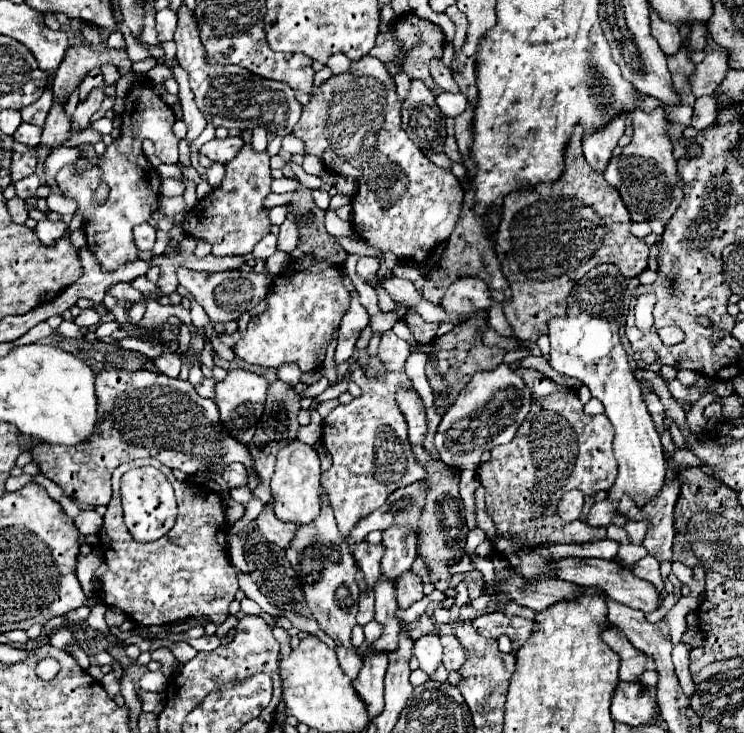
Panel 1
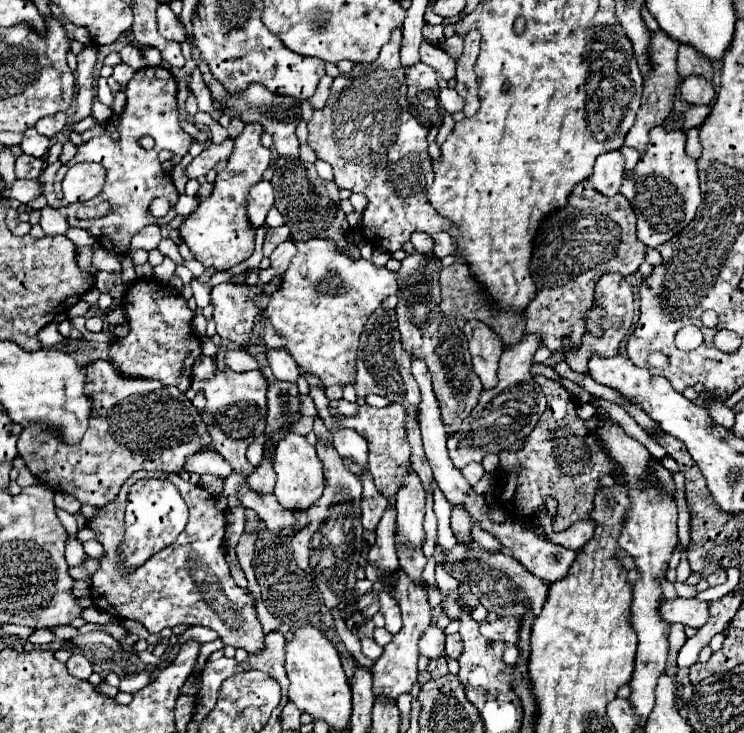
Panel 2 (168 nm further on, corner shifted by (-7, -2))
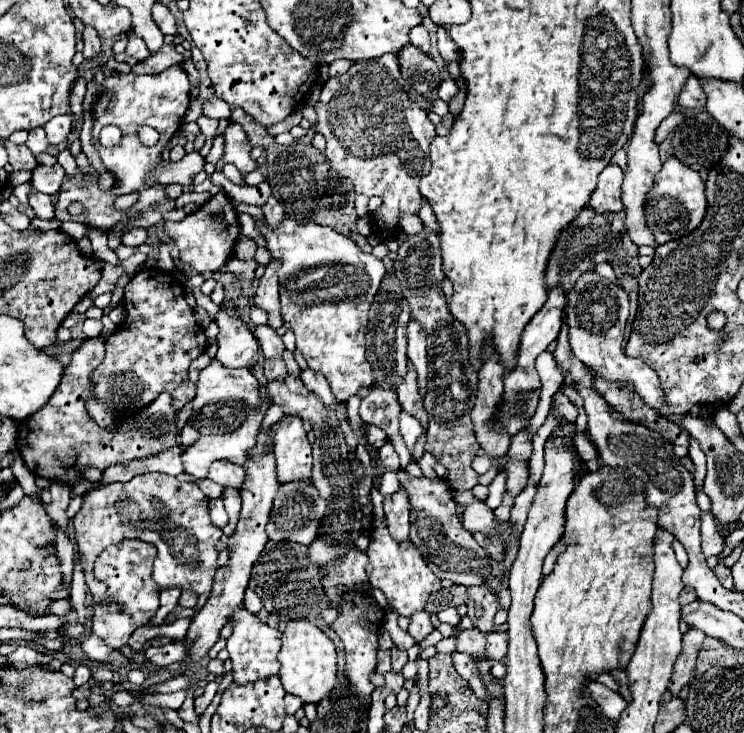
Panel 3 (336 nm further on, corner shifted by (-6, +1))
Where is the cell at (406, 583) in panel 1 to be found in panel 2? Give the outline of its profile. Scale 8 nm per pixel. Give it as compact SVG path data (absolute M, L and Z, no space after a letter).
M398 545L398 559L400 559L400 567L404 569L404 573L416 585L424 585L422 571L426 565L426 557L424 557L422 549L404 549L404 545Z

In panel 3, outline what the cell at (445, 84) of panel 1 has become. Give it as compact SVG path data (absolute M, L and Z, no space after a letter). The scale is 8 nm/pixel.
M423 24L415 26L409 36L411 36L411 44L413 44L415 48L419 48L419 50L423 50L423 52L429 52L429 32L425 30Z

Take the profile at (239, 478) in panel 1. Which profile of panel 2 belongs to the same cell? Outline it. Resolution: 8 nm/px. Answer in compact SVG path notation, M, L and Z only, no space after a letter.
M232 369L216 371L214 379L194 381L194 391L204 391L208 403L204 409L204 421L208 425L208 433L216 443L216 451L232 465L234 473L250 475L254 467L246 459L246 449L264 433L266 425L266 389L268 381L262 371L246 371L236 373Z

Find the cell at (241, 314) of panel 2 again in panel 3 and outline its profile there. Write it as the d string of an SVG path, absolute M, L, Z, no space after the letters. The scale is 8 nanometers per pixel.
M225 308L217 312L215 320L219 324L219 350L215 354L215 360L221 362L225 368L255 366L259 356L259 342L249 326L241 318L229 316Z

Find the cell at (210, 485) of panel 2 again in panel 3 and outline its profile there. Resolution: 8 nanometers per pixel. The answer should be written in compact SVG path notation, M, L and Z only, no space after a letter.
M217 460L211 464L209 470L209 480L225 486L225 488L239 488L243 486L243 466L233 464L229 460Z

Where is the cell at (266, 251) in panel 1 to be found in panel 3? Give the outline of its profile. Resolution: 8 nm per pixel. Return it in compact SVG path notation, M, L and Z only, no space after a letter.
M273 194L267 198L267 202L261 206L261 210L269 222L279 222L279 218L283 218L283 214L285 214L283 206L279 206L279 200Z

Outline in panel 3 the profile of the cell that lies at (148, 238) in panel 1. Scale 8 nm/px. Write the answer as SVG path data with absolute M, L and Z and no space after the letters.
M133 228L133 230L121 234L121 244L125 244L125 246L141 246L145 240L147 240L145 228Z

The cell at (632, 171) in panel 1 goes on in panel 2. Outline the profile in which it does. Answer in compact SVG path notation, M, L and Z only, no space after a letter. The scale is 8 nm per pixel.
M664 123L652 127L650 143L636 167L626 171L620 193L630 201L638 219L638 239L648 247L658 247L680 233L702 203L698 167L686 153L686 133L682 129L668 129Z

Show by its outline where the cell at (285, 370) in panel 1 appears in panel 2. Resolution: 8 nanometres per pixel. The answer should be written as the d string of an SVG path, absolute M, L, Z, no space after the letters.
M270 349L268 351L268 363L270 369L274 373L276 379L280 381L292 381L296 383L300 377L300 369L296 365L296 361L292 361L292 357L280 349Z

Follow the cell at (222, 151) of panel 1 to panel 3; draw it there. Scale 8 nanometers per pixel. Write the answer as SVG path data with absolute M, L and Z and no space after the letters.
M199 152L185 154L185 158L181 158L179 162L161 162L149 174L147 184L149 186L155 186L155 184L161 184L161 186L167 186L167 184L187 186L187 184L193 182L191 178L203 170L203 164L205 164L205 160L201 158Z

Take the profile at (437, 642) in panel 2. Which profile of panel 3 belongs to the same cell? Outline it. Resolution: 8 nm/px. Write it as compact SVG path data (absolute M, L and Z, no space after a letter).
M419 610L419 612L411 614L409 620L411 620L411 622L409 622L409 630L407 630L407 632L409 632L417 642L421 642L425 636L429 636L429 634L433 632L433 626L431 626L431 620L429 620L429 612Z

